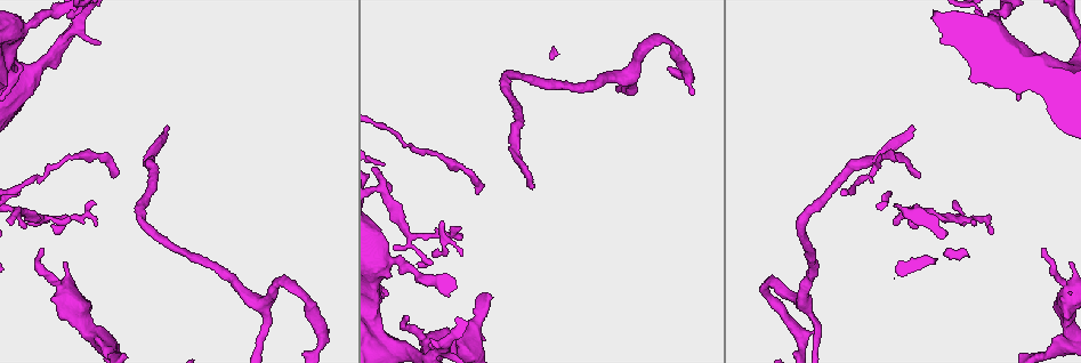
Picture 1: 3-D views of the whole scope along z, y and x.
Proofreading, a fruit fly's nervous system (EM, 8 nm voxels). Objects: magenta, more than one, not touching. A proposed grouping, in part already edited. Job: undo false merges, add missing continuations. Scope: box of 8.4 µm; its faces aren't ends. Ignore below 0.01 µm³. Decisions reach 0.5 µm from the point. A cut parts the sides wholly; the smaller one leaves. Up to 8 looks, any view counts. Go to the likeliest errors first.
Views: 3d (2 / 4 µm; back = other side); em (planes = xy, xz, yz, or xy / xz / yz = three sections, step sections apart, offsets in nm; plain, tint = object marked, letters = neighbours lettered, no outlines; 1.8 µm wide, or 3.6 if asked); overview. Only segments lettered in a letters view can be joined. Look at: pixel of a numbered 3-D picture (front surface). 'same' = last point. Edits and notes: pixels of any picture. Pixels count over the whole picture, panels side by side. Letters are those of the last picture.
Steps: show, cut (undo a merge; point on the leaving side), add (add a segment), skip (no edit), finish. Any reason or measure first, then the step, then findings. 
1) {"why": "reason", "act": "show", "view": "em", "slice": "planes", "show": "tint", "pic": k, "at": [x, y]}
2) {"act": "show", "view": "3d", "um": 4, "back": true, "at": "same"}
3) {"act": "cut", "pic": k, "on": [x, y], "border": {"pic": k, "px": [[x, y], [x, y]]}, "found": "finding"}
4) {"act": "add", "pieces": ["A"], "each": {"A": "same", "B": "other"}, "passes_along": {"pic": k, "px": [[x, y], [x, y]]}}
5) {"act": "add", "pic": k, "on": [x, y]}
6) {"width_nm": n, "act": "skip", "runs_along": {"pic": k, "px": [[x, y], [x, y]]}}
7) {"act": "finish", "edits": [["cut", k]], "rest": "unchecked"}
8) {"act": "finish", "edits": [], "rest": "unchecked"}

{"why": "end of a long branch", "act": "show", "view": "em", "slice": "xz", "step": 4, "show": "letters", "pic": 1, "at": [167, 127]}

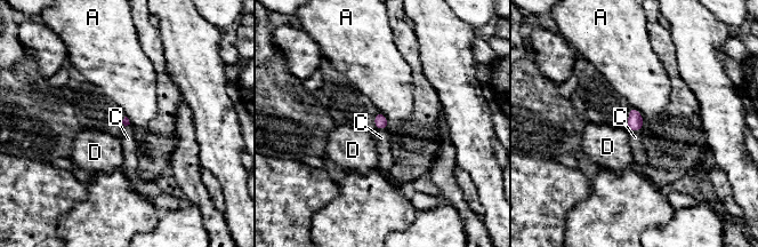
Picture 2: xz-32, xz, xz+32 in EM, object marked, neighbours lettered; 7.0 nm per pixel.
{"longest_contact_nm": ["A", 150], "act": "add", "pic": 2, "on": [381, 137], "each": {"A": "other", "C": "same", "D": "other"}, "passes_along": {"pic": 2, "px": [[380, 121], [381, 128], [381, 137]]}, "found": "it goes on there"}

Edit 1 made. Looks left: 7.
{"why": "an open end", "act": "show", "view": "em", "slice": "xz", "step": 4, "show": "tint", "pic": 1, "at": [692, 90]}

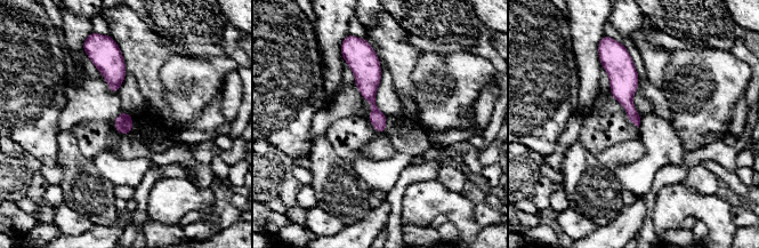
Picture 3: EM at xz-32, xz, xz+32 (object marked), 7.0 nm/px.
{"act": "show", "view": "em", "slice": "planes", "show": "letters", "at": "same"}

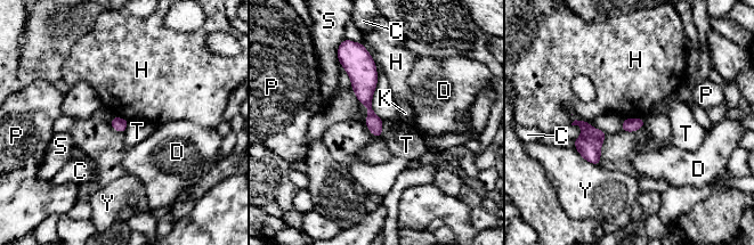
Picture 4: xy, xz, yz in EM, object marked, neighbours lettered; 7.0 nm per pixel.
{"longest_contact_nm": ["Y", 220], "act": "skip", "each": {"C": "other", "D": "other", "H": "other", "K": "other", "P": "other", "S": "other", "T": "other", "Y": "other"}, "runs_along": {"pic": 4, "px": [[364, 58], [364, 96], [378, 133]]}, "found": "no lettered segment goes on from it"}

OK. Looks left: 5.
{"why": "free end", "act": "show", "view": "em", "um": 3.6, "slice": "xy", "step": 8, "show": "letters", "pic": 1, "at": [39, 250]}

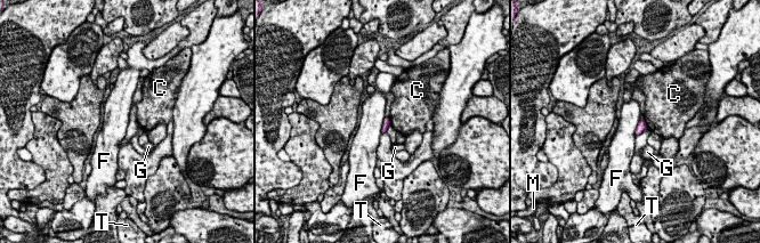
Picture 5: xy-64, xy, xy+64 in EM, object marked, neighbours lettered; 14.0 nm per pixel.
{"act": "skip", "each": {"C": "other", "F": "other", "G": "other", "M": "other", "T": "other"}, "border": {"pic": 5, "px": [[641, 118], [635, 136]]}, "found": "none of them fits"}

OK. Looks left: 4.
{"act": "finish", "edits": [["add", 2]], "rest": "unchecked"}

